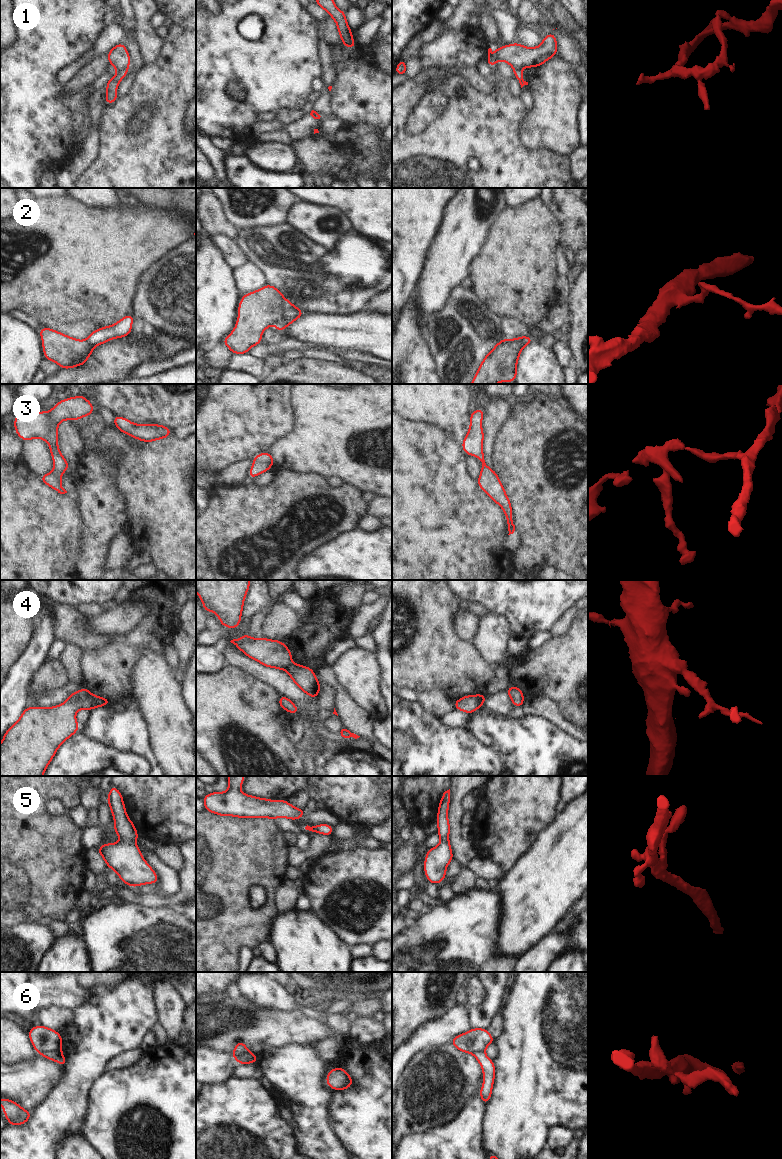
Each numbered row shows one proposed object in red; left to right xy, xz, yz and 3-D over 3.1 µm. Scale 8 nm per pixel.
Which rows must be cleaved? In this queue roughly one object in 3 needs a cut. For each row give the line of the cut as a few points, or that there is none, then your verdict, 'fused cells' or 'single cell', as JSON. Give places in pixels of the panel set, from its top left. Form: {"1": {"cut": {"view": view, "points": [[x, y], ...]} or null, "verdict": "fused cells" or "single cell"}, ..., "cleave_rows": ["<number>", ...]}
{"1": {"cut": {"view": "xy", "points": [[127, 68], [119, 72]]}, "verdict": "fused cells"}, "2": {"cut": {"view": "xz", "points": [[291, 303], [286, 307], [283, 317], [274, 323]]}, "verdict": "fused cells"}, "3": {"cut": null, "verdict": "single cell"}, "4": {"cut": {"view": "xy", "points": [[91, 694], [91, 700], [97, 706]]}, "verdict": "fused cells"}, "5": {"cut": null, "verdict": "single cell"}, "6": {"cut": {"view": "xy", "points": [[60, 1049], [41, 1054]]}, "verdict": "fused cells"}, "cleave_rows": ["1", "2", "4", "6"]}

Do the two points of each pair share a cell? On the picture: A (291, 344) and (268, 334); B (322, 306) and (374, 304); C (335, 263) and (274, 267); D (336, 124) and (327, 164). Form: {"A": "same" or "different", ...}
{"A": "different", "B": "different", "C": "same", "D": "different"}

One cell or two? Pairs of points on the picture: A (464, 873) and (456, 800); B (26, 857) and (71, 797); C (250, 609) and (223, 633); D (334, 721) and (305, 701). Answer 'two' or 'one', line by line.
A: one
B: one
C: one
D: two

